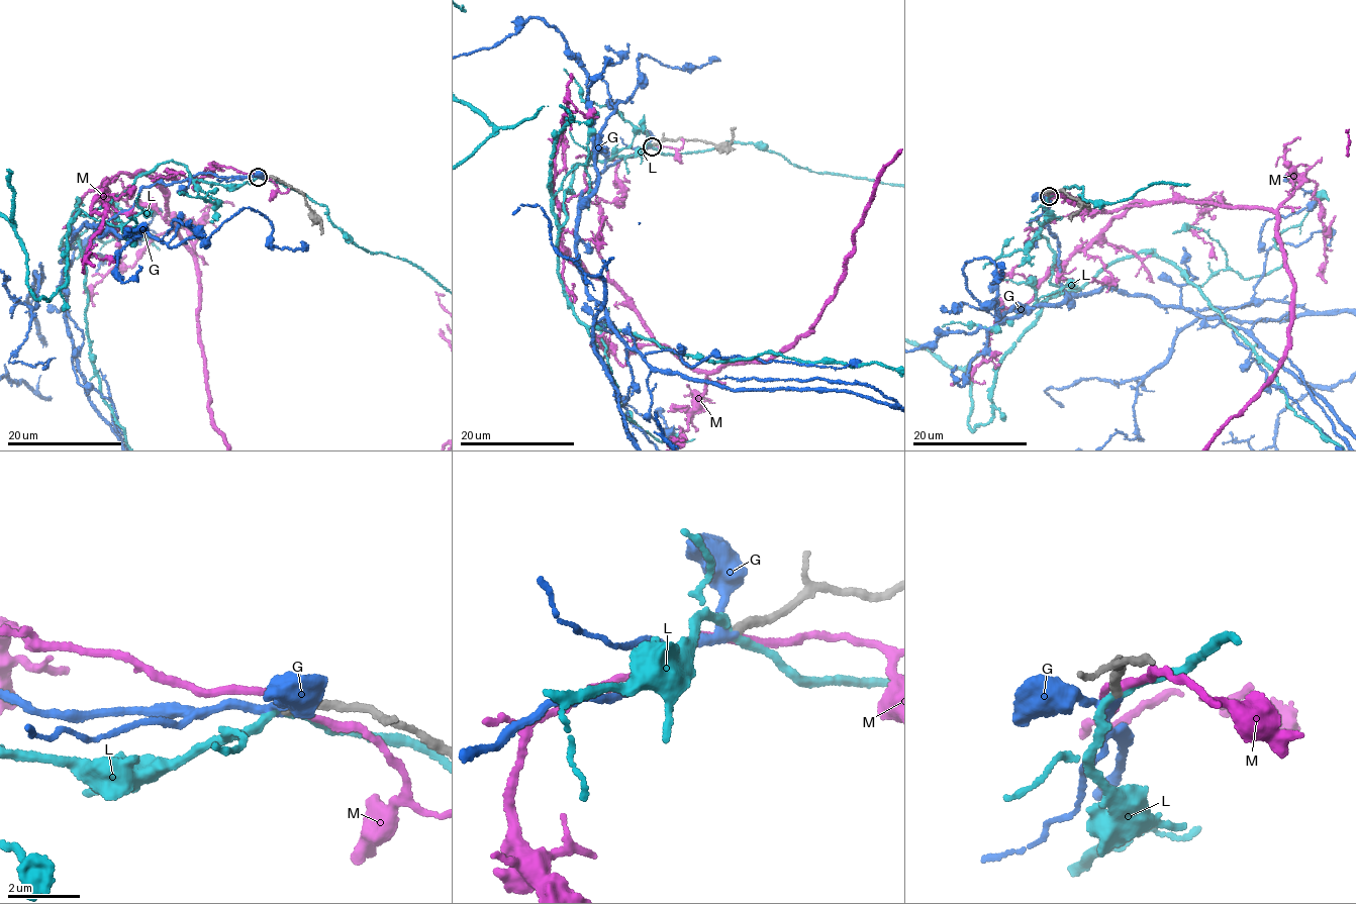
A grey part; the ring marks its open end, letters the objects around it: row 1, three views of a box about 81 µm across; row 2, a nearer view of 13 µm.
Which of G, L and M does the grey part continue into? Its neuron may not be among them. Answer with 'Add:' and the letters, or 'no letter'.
Add: G

